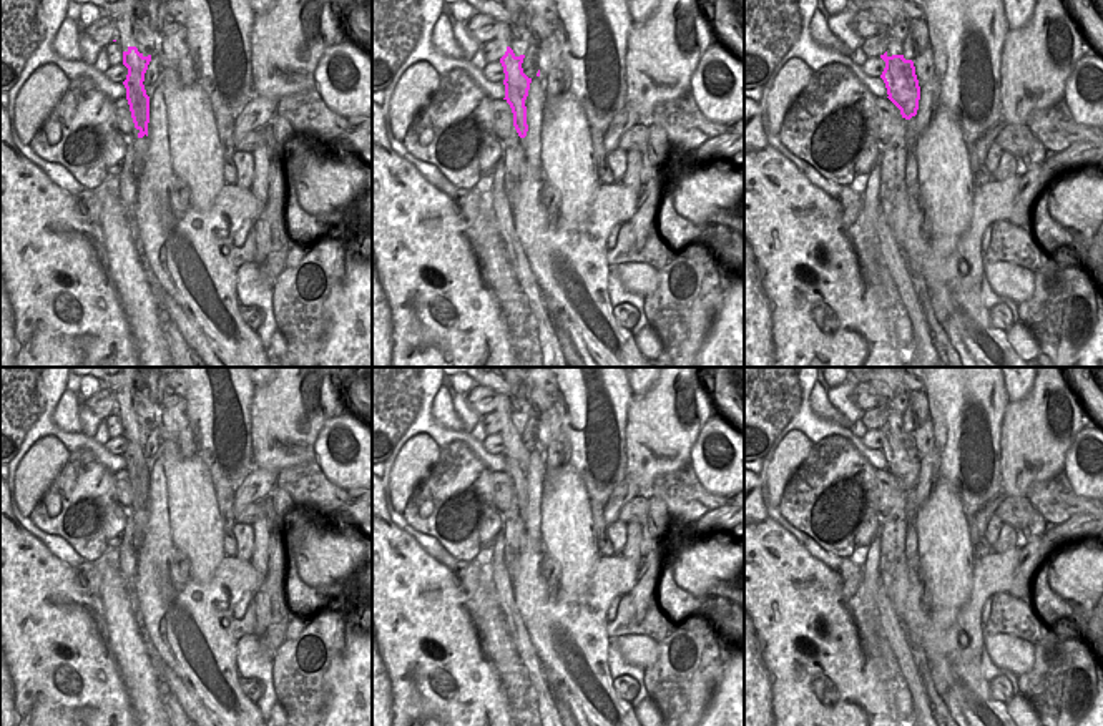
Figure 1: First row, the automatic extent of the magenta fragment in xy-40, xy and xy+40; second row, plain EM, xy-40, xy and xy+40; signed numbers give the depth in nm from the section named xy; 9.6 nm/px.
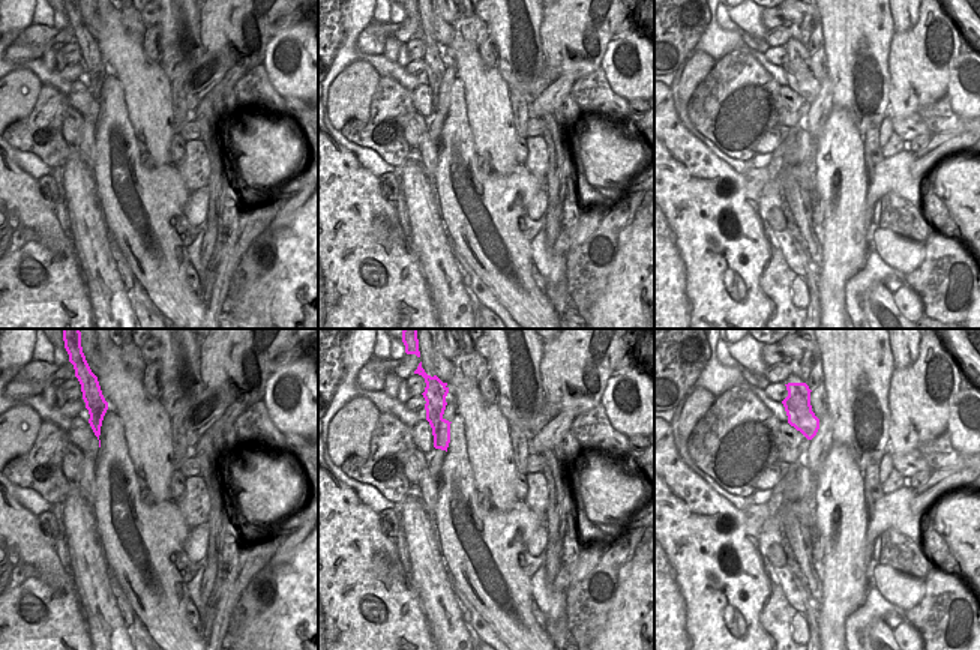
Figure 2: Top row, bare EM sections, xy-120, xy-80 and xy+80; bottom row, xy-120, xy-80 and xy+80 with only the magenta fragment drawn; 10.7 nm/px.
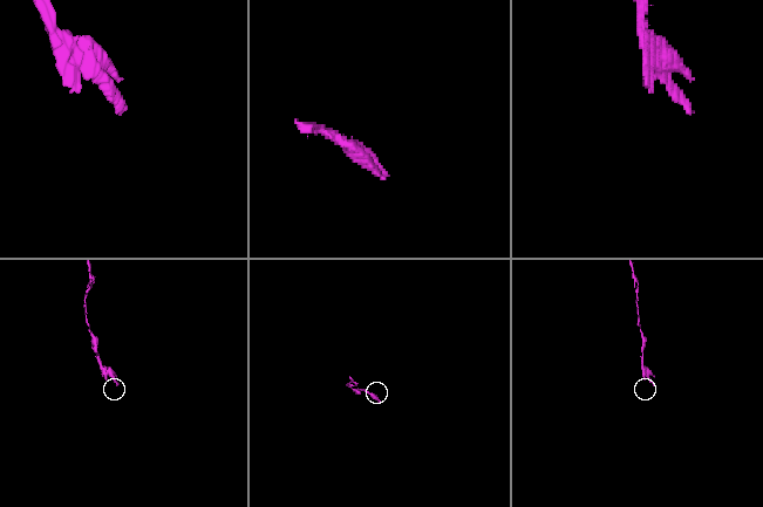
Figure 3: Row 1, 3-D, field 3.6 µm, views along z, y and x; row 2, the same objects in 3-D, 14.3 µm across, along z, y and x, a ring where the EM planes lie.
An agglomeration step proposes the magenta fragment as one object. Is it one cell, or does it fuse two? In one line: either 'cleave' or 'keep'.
cleave

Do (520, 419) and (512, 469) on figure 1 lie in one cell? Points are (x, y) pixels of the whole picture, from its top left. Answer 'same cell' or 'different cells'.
different cells

